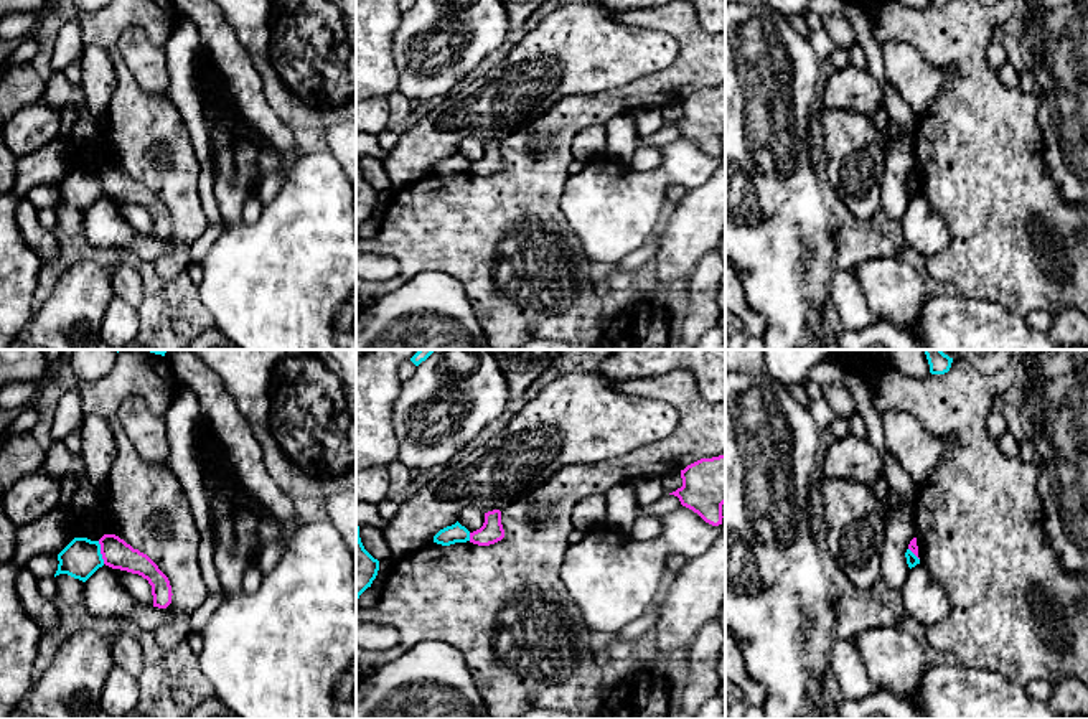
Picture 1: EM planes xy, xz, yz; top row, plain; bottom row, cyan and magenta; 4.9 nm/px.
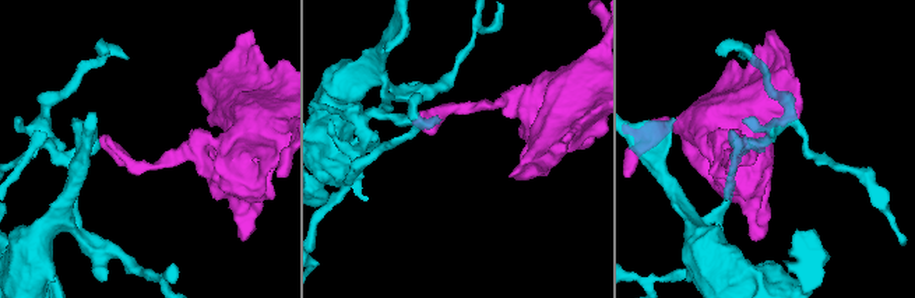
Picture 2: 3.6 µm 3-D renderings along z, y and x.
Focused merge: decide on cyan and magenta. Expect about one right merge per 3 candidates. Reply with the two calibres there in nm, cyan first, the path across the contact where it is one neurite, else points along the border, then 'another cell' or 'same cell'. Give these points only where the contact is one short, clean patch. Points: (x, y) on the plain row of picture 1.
190/140 nm | along xy (98, 172), (104, 193) | another cell

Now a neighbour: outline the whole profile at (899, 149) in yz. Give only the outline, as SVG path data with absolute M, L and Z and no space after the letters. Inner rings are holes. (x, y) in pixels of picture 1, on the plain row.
M897 122L889 125L889 140L884 143L885 175L882 178L880 209L892 219L902 221L910 198L905 183L913 165L913 134L905 132Z

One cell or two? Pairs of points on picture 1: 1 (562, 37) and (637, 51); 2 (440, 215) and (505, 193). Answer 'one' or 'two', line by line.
1: one
2: one

